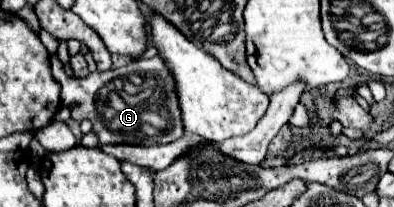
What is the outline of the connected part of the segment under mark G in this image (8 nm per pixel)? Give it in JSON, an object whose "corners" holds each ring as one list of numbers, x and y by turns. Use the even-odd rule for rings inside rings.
{"corners":[[51,57,51,75,61,85,61,105,71,111,71,119,83,121,89,119,93,123,93,133,97,135,99,143,125,143,125,145,161,145,171,143,183,135,183,121,181,121,181,109,179,99,175,95,175,79,171,79,171,73,167,65,163,65,163,59,139,59,131,61,125,67,109,69,105,73,91,73,85,79,73,79,63,71,63,65,59,57]]}

